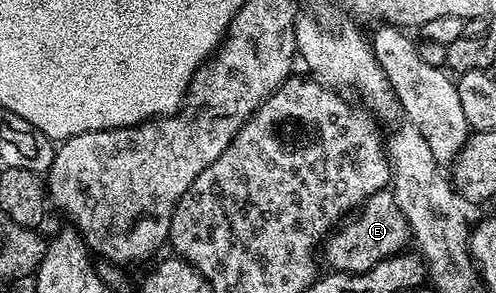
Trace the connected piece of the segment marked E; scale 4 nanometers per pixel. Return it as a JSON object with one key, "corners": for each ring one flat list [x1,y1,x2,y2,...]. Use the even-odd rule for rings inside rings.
{"corners":[[384,190,373,194,354,215,342,221,326,237,321,256,325,264,327,259,328,269,337,272,364,272,377,266,377,262,402,253,406,249,403,247,409,244,410,234,411,228,407,225,405,214,401,212,401,206,397,206,395,193]]}

